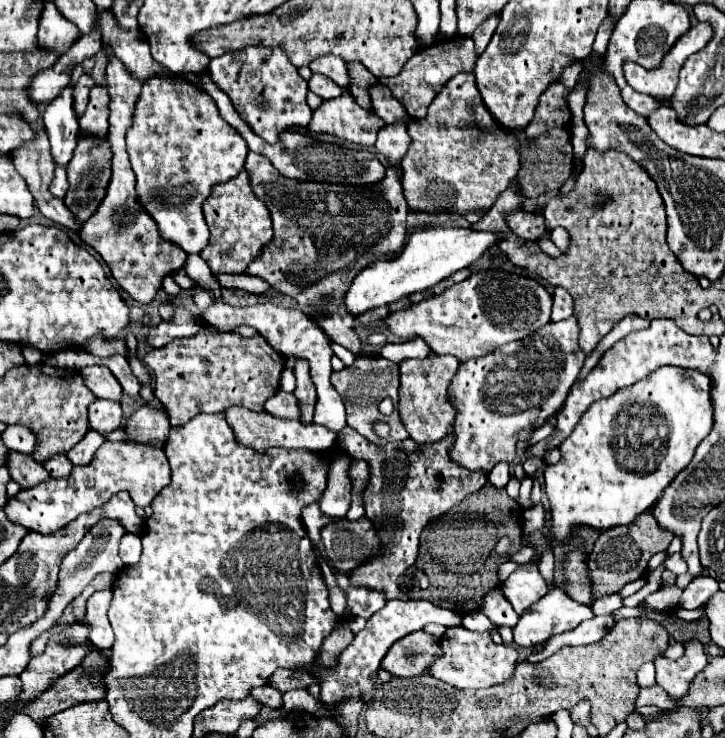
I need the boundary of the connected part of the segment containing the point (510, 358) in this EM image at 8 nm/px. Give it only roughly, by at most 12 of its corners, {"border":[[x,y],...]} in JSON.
{"border":[[572,316],[460,364],[452,462],[490,474],[586,360]]}

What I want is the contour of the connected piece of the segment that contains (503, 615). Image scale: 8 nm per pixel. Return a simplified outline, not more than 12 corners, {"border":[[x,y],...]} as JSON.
{"border":[[500,588],[480,608],[494,624],[516,626],[518,614]]}

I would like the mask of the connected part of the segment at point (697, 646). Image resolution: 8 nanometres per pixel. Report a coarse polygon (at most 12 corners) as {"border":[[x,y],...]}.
{"border":[[700,640],[684,642],[680,660],[656,658],[656,682],[680,700],[708,656]]}

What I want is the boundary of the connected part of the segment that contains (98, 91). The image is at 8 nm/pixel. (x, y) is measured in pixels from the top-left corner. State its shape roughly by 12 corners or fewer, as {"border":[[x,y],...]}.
{"border":[[106,86],[92,88],[80,132],[102,140],[110,114]]}

